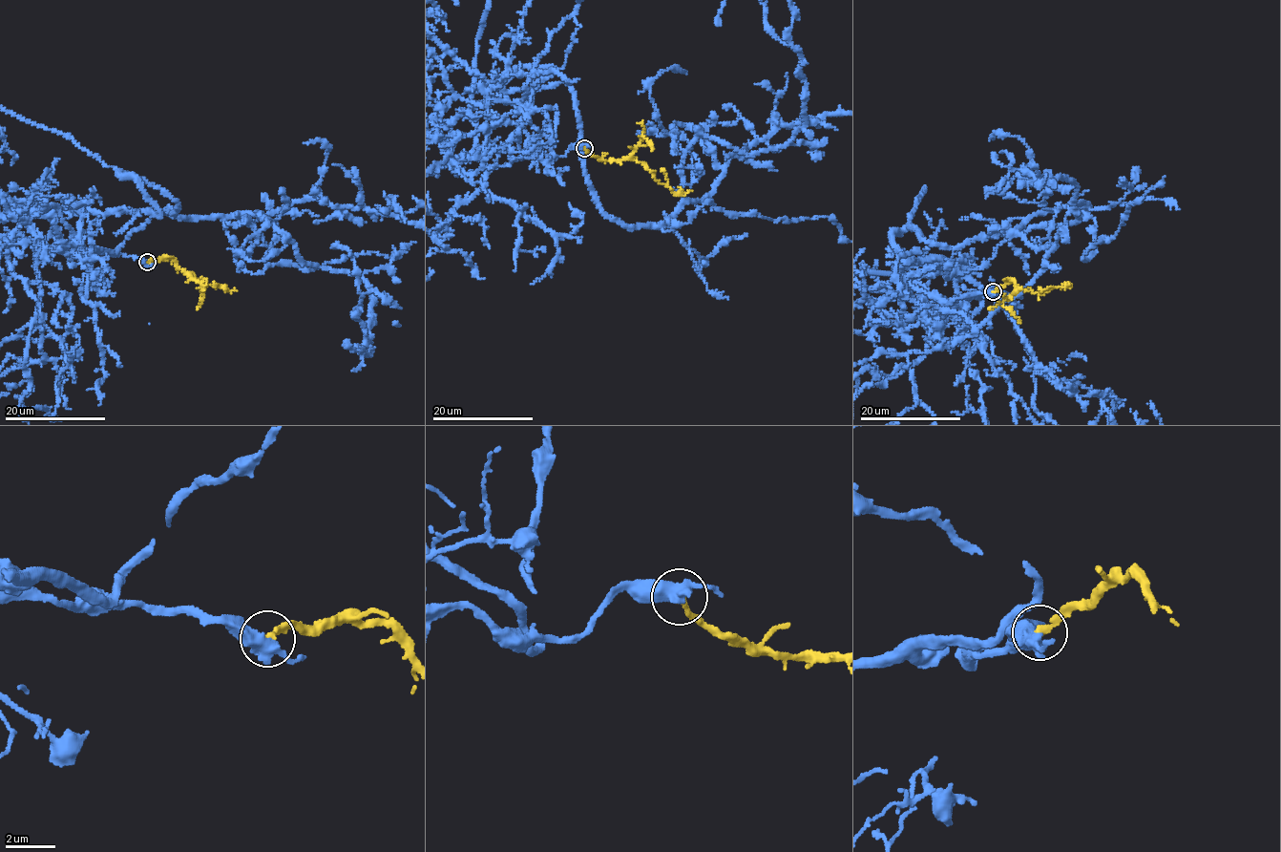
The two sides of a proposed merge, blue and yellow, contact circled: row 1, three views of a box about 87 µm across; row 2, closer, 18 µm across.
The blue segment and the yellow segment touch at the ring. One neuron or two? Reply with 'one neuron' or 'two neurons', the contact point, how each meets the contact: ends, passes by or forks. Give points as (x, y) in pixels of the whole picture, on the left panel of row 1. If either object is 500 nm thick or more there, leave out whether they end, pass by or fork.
one neuron; place (147, 262); blue passes by; yellow ends

